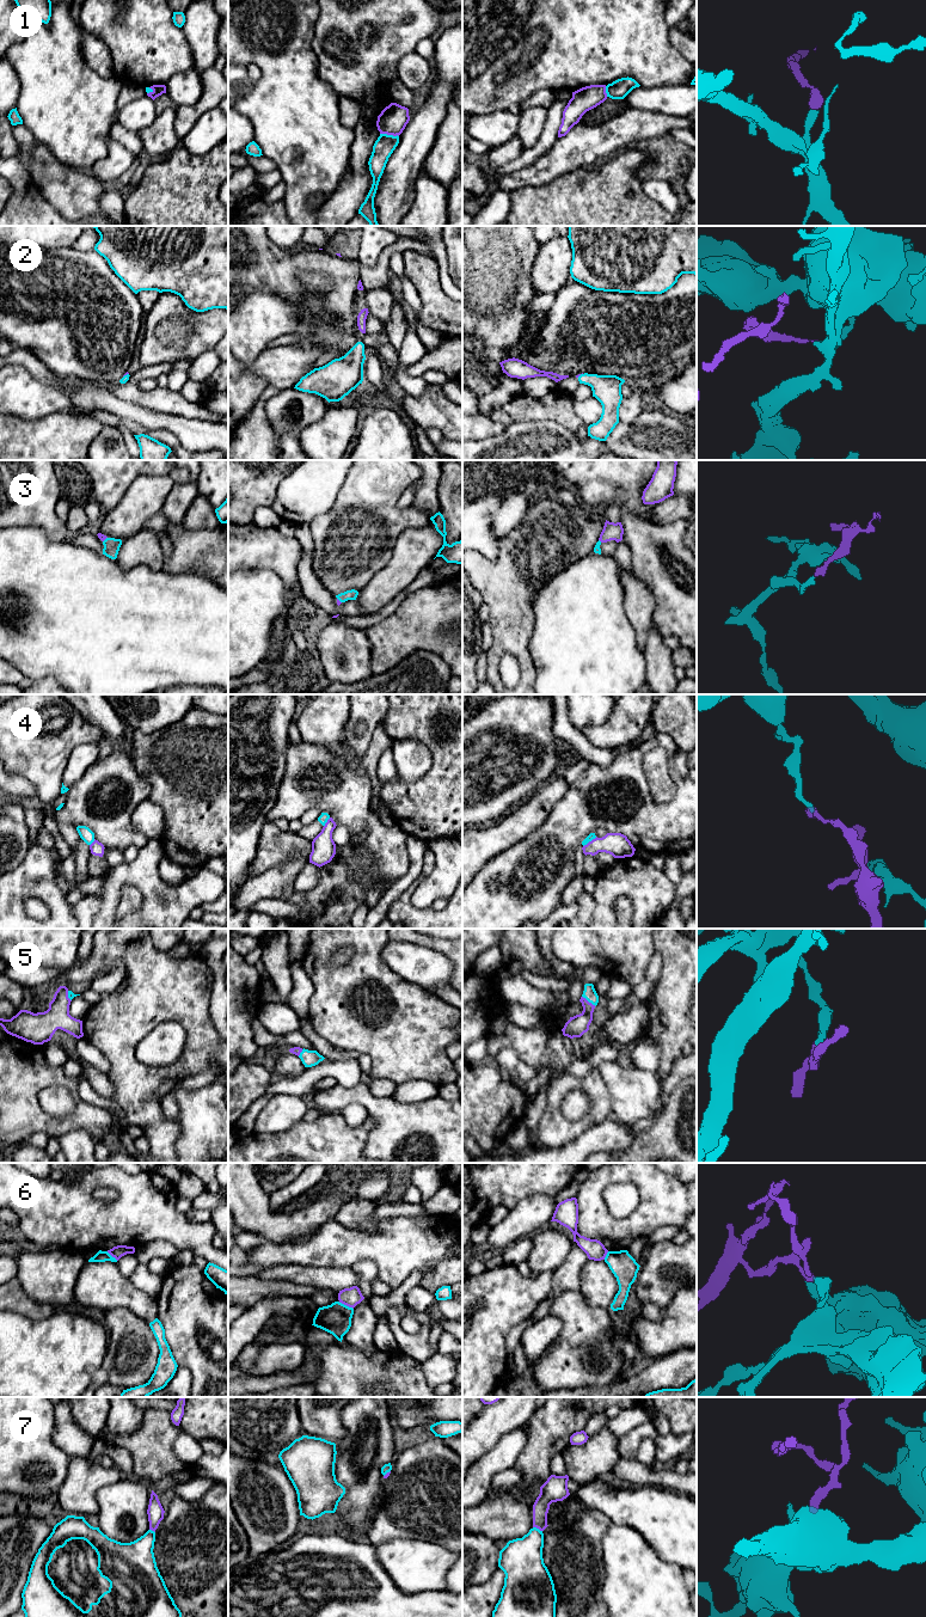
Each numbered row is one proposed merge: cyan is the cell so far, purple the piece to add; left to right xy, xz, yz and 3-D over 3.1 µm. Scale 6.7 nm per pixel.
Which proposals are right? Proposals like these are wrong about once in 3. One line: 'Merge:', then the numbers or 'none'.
Merge: 2, 3, 5, 7

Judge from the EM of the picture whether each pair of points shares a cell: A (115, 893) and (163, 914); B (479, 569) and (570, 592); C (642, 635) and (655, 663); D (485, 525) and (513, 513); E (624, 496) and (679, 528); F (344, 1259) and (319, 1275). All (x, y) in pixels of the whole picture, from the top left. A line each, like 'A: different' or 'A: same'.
A: same
B: different
C: different
D: same
E: same
F: different

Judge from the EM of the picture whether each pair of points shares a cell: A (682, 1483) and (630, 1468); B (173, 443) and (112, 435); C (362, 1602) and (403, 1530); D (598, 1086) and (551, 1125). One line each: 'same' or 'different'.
A: same
B: different
C: different
D: same

